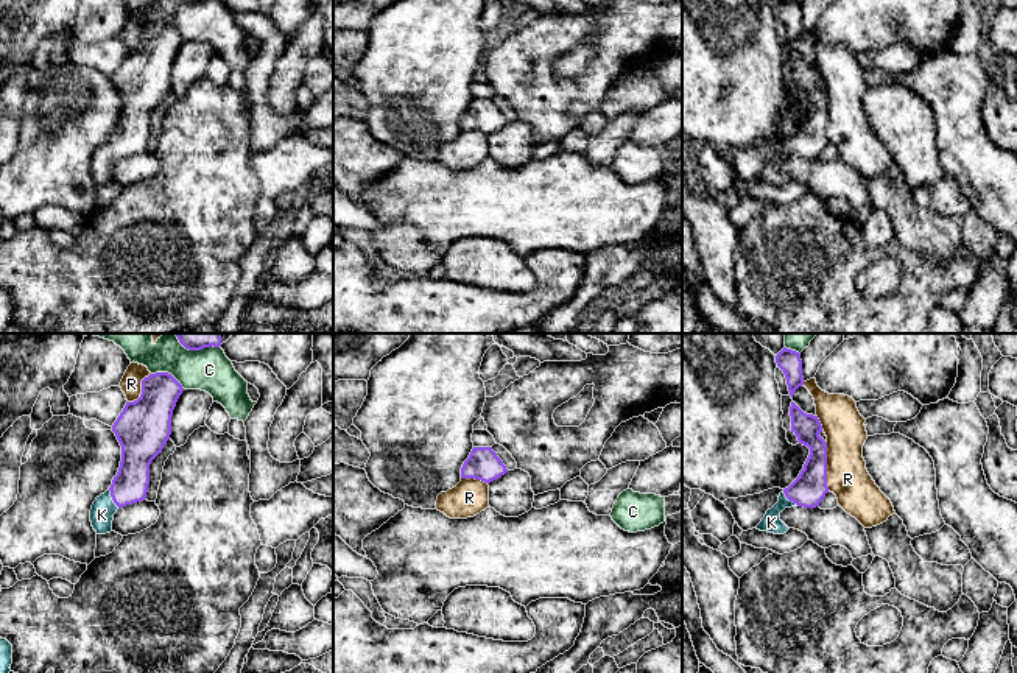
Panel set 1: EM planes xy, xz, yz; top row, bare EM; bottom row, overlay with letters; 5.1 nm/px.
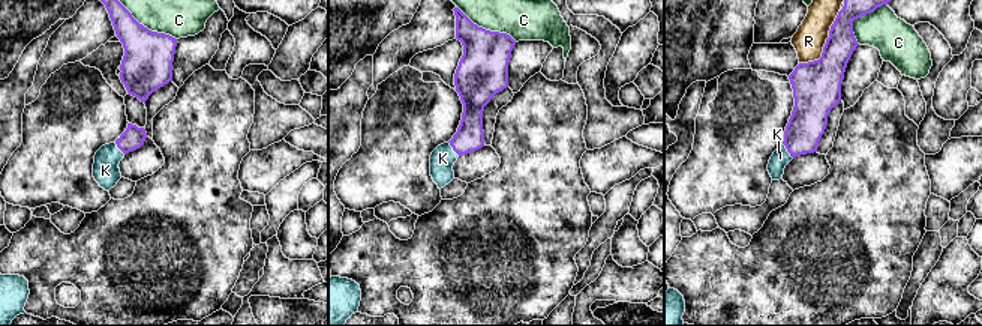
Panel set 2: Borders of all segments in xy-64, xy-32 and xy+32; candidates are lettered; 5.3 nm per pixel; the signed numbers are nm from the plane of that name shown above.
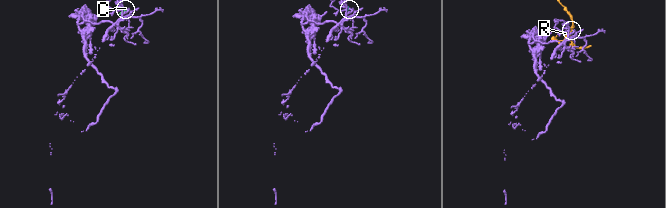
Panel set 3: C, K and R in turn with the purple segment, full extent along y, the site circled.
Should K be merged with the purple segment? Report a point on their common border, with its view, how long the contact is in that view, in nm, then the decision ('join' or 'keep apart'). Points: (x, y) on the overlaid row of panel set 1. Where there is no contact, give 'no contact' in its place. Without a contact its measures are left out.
yz (790, 500) | 120 nm | join

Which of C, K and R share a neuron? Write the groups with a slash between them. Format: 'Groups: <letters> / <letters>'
Groups: C / K / R

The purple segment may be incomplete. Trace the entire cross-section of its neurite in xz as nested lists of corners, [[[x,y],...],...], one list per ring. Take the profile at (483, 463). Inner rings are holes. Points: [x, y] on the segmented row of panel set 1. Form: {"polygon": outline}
{"polygon": [[[473,447],[461,467],[461,478],[475,478],[491,483],[508,472],[492,447]]]}

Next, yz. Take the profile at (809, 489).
{"polygon": [[[794,402],[790,407],[791,432],[799,444],[810,449],[810,455],[799,477],[785,488],[779,502],[766,511],[762,522],[755,527],[760,531],[783,534],[790,528],[780,520],[785,508],[804,506],[816,508],[829,492],[827,486],[827,442],[819,436],[822,425],[818,416],[804,413]]]}

